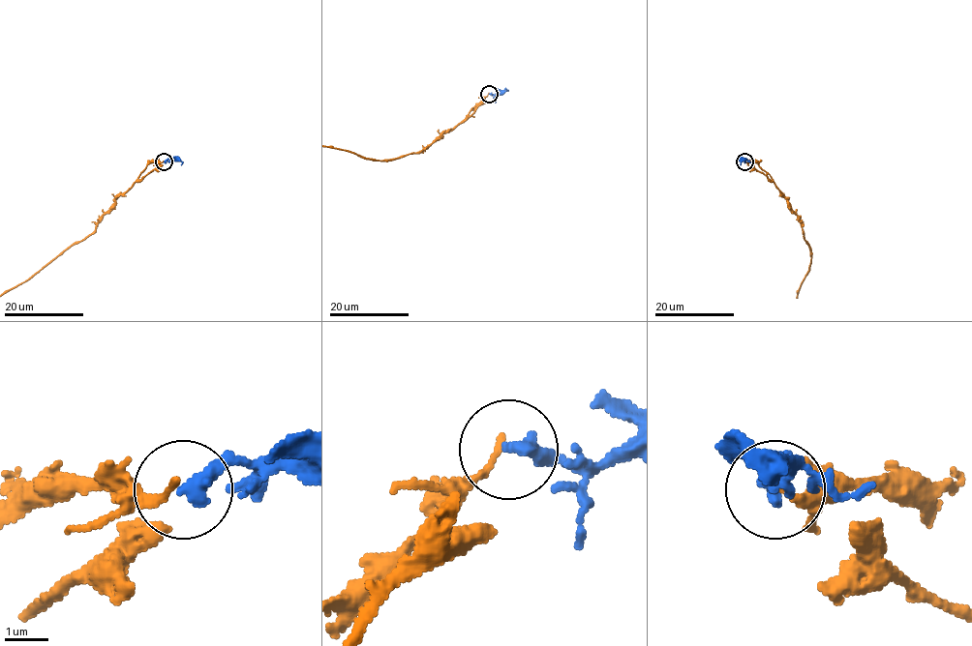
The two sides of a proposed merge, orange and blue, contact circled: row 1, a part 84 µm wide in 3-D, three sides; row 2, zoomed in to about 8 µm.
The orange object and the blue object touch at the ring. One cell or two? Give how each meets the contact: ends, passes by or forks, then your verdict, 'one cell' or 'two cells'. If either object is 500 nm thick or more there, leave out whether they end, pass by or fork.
orange ends | blue ends | two cells

